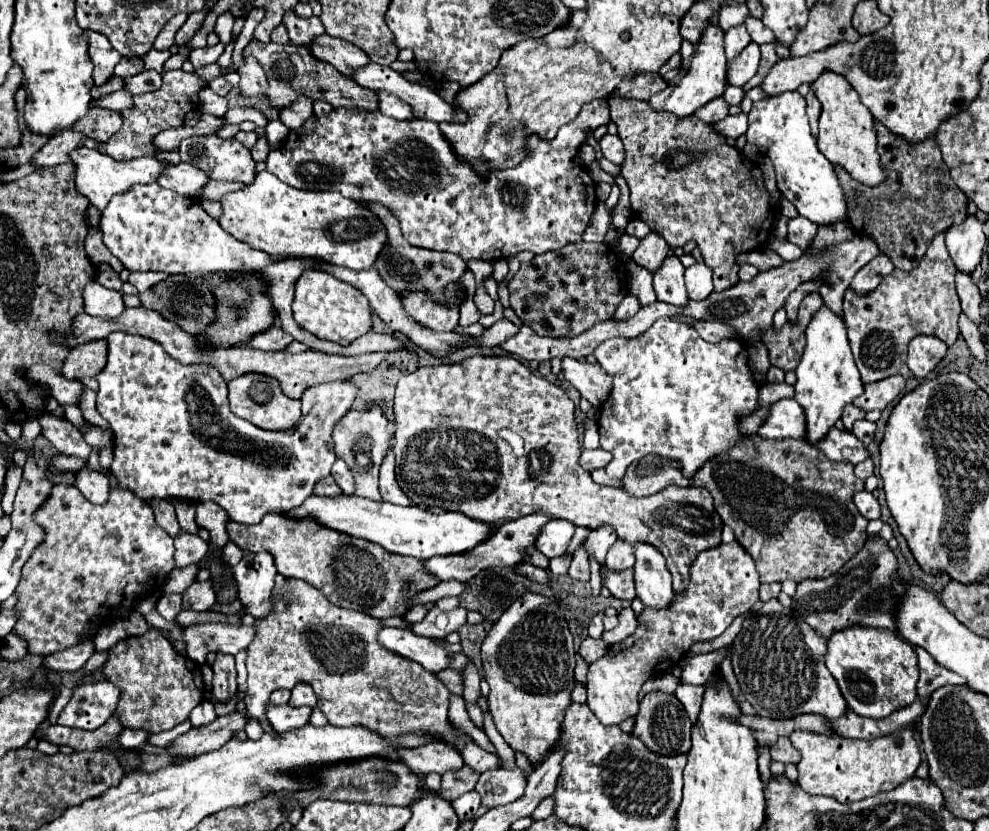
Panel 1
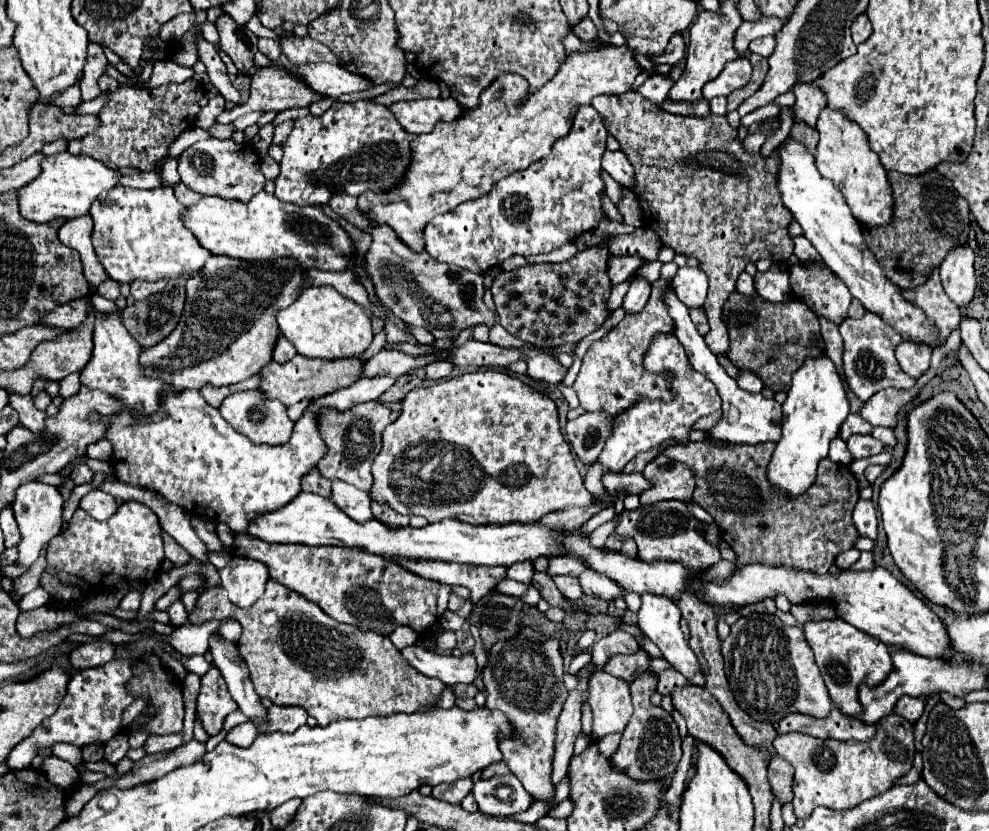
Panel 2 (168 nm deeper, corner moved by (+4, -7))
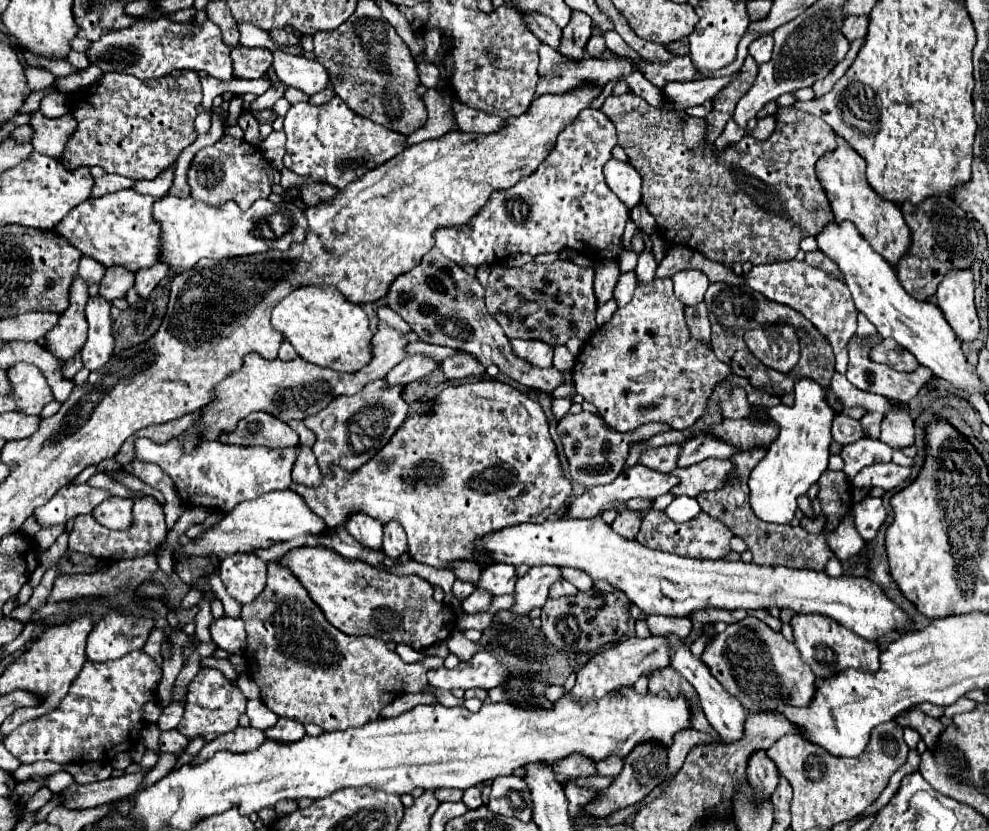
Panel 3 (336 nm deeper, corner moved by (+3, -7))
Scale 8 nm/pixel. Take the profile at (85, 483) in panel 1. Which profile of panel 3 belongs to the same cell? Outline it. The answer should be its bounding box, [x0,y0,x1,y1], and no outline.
[93,498,133,530]

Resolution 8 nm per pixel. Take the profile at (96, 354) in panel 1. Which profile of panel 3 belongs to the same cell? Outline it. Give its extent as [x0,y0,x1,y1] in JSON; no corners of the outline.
[47,276,89,362]

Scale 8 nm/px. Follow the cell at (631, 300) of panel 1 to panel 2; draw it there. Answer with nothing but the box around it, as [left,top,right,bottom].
[622,278,650,314]

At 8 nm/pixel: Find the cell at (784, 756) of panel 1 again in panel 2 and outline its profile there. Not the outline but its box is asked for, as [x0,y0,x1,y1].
[768,754,794,804]

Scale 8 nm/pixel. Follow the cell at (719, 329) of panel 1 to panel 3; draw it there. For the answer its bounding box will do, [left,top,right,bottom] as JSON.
[601,94,837,266]

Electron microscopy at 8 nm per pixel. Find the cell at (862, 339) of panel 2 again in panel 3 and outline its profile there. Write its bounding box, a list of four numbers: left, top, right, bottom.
[847,336,933,404]

